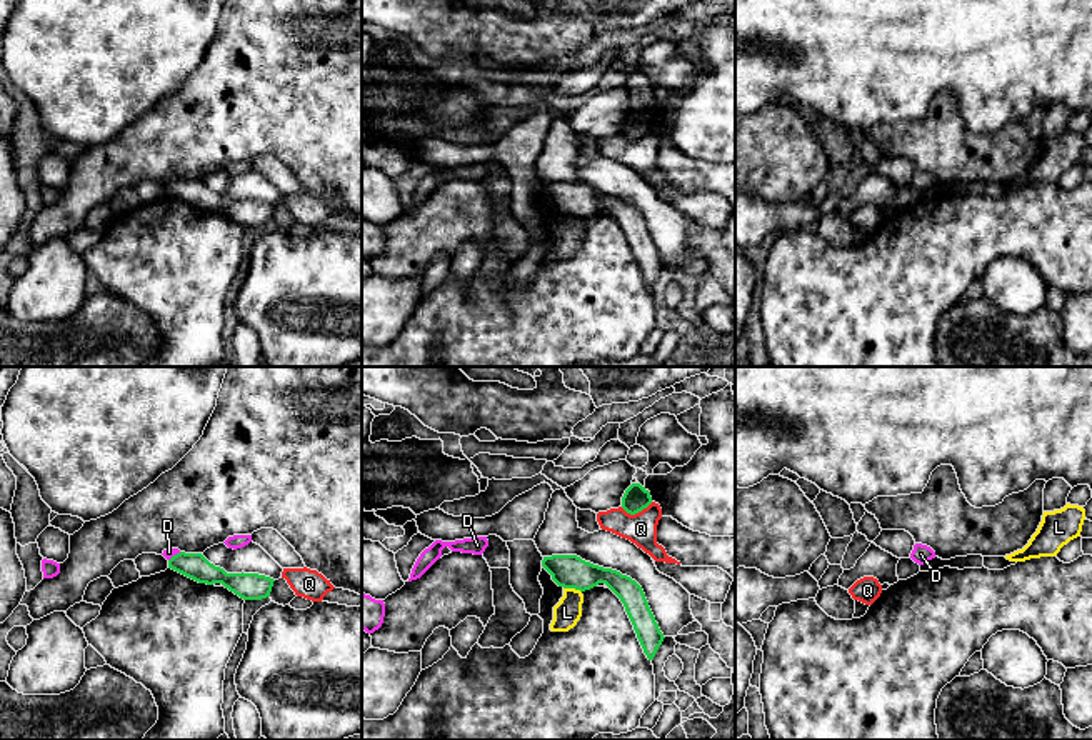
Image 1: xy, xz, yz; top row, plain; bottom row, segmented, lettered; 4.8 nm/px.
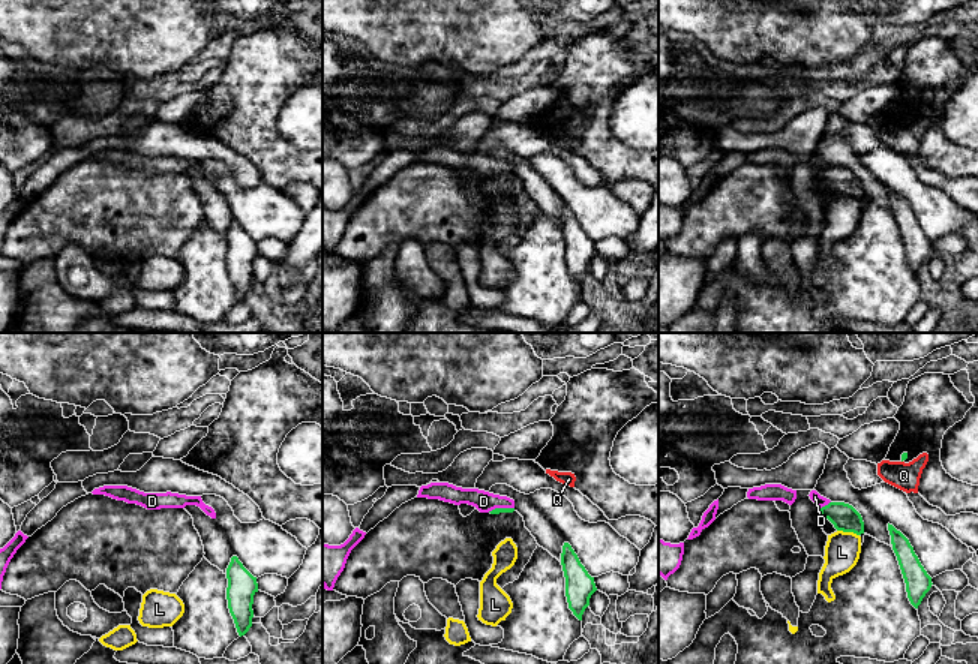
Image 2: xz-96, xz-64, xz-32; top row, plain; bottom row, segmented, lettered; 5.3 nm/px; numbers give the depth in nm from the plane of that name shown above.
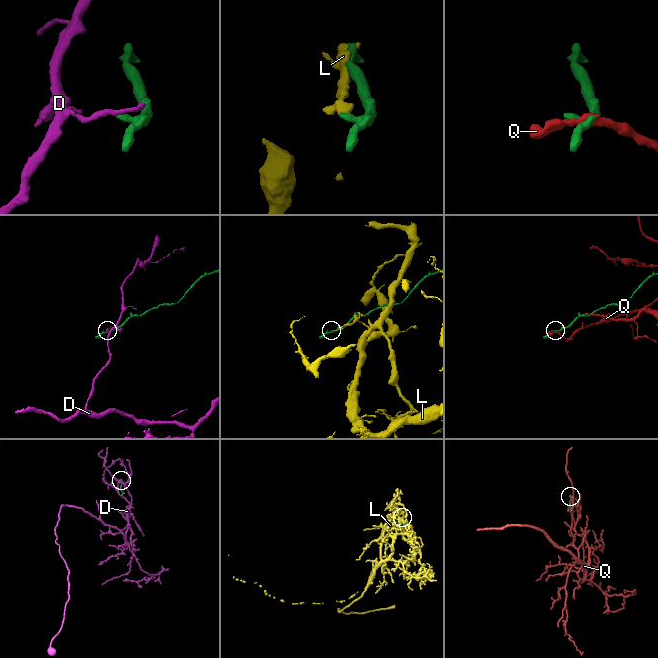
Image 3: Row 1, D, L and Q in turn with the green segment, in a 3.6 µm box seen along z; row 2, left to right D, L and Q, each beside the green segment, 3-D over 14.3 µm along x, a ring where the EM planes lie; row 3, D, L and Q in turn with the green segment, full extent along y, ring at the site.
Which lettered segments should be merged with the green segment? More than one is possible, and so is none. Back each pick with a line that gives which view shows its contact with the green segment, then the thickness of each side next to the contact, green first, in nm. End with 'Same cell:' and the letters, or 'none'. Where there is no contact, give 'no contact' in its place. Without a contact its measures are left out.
Same cell: none

